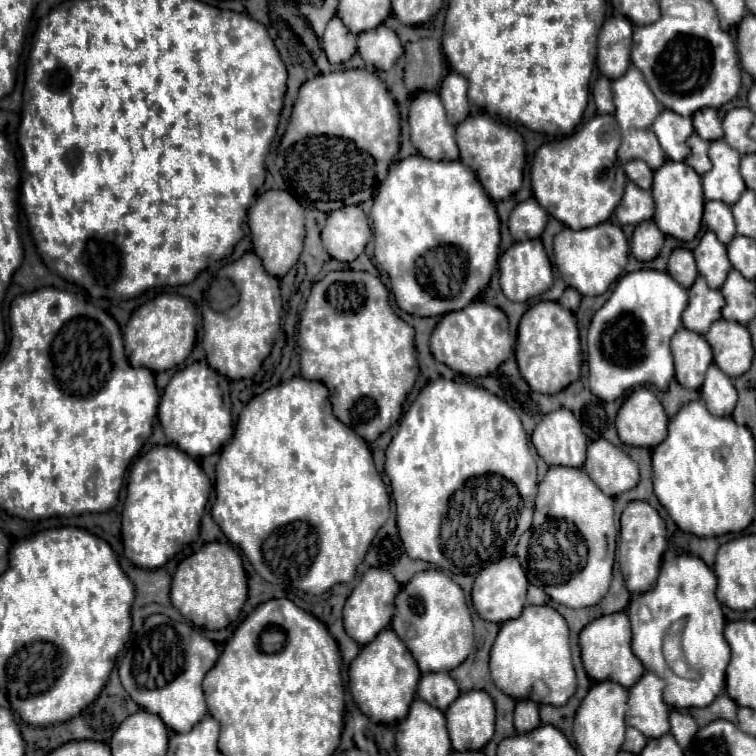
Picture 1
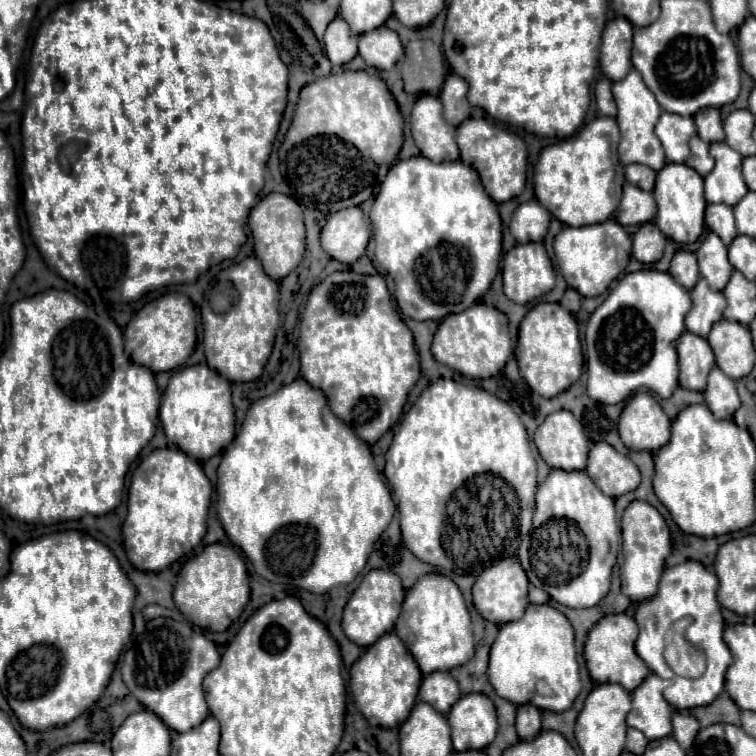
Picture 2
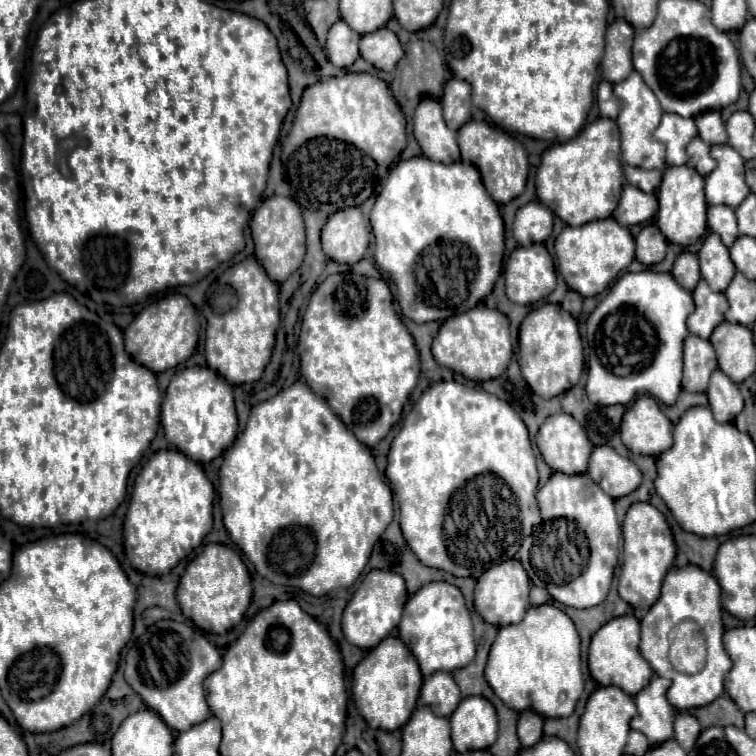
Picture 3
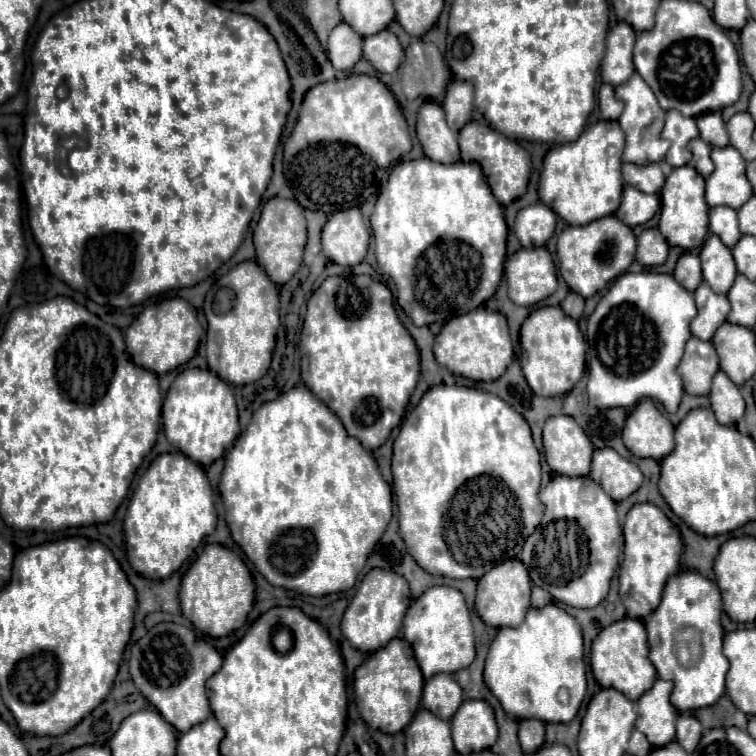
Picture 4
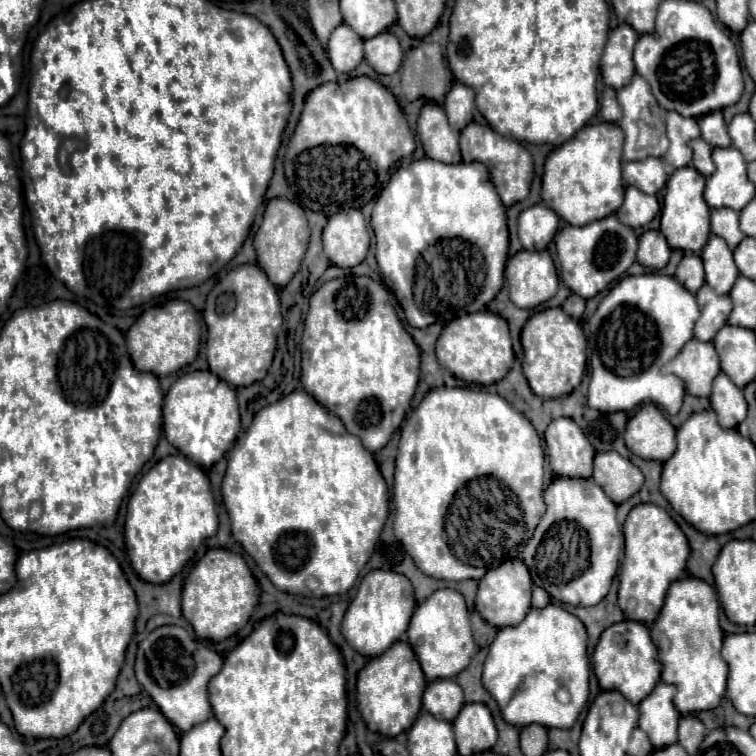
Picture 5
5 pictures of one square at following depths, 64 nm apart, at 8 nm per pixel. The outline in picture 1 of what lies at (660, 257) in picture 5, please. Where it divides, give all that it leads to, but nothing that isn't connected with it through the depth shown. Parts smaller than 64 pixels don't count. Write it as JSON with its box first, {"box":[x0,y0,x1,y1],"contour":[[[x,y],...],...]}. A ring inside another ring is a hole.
{"box":[632,220,664,262],"contour":[[[646,220],[644,224],[638,224],[632,234],[632,256],[640,262],[650,262],[658,256],[660,248],[664,244],[664,234],[656,228],[652,220]]]}

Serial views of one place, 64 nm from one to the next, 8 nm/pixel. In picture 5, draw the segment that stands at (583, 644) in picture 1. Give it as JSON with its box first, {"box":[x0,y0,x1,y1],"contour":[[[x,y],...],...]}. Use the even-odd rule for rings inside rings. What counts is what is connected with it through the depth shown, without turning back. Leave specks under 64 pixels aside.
{"box":[592,620,662,704],"contour":[[[624,620],[602,632],[600,642],[592,654],[592,666],[602,690],[616,690],[632,704],[640,704],[640,700],[652,692],[652,688],[660,682],[662,672],[658,648],[650,638],[648,628],[632,620]]]}

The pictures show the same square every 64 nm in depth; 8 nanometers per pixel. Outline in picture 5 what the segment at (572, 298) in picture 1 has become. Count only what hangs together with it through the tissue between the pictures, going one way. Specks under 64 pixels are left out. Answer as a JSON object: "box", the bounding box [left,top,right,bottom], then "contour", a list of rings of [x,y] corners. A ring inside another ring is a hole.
{"box":[562,294,586,320],"contour":[[[570,294],[570,298],[564,302],[562,310],[568,312],[568,316],[572,316],[574,320],[580,320],[582,314],[584,314],[584,304],[586,304],[584,298],[580,298],[580,296],[576,296],[576,294]]]}

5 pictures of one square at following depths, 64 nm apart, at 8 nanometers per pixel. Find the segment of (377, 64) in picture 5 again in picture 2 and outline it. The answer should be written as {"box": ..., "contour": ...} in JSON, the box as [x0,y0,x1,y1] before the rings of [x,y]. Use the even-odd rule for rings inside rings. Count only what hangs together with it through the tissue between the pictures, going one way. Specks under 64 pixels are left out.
{"box":[358,26,404,70],"contour":[[[386,26],[360,34],[358,50],[364,62],[378,70],[392,70],[398,58],[404,54],[398,34]]]}

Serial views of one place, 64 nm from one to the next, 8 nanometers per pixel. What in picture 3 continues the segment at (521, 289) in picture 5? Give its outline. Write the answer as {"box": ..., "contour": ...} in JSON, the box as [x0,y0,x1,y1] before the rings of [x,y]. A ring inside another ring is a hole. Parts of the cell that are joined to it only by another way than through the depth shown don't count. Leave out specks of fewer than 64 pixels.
{"box":[504,244,556,304],"contour":[[[532,244],[528,248],[518,246],[504,264],[504,280],[506,280],[506,296],[516,304],[534,304],[546,298],[556,288],[556,270],[552,256],[544,248],[544,244]]]}

